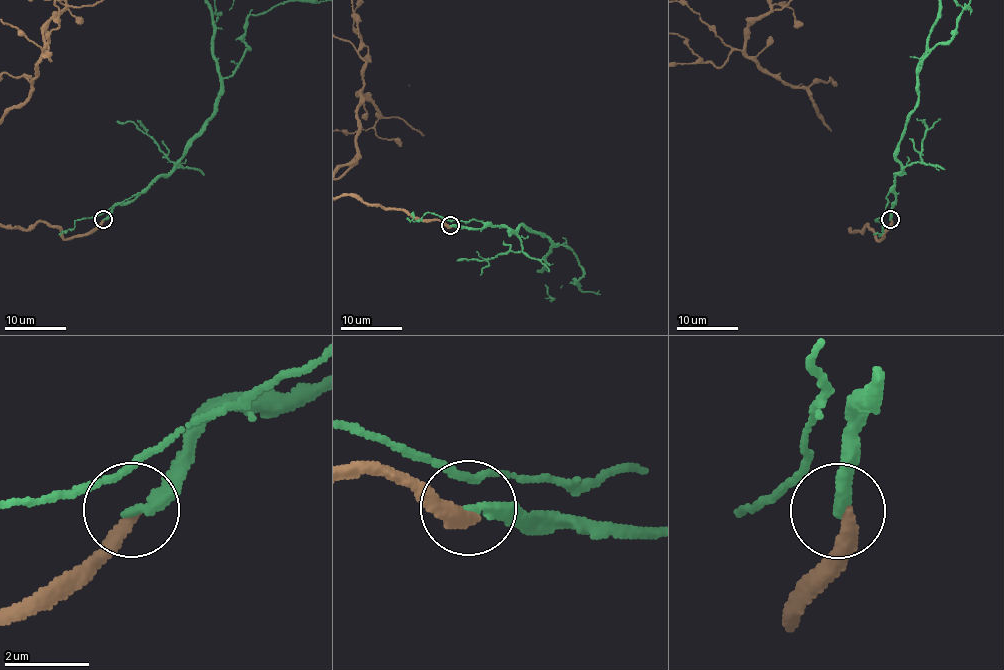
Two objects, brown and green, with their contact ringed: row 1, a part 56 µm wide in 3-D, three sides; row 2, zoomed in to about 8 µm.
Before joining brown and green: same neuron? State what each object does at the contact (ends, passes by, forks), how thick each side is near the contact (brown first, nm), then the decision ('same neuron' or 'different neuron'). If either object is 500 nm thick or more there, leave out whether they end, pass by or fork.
brown ends there; green ends there; 320 nm thick on the brown side, 280 nm on the other; different neuron

